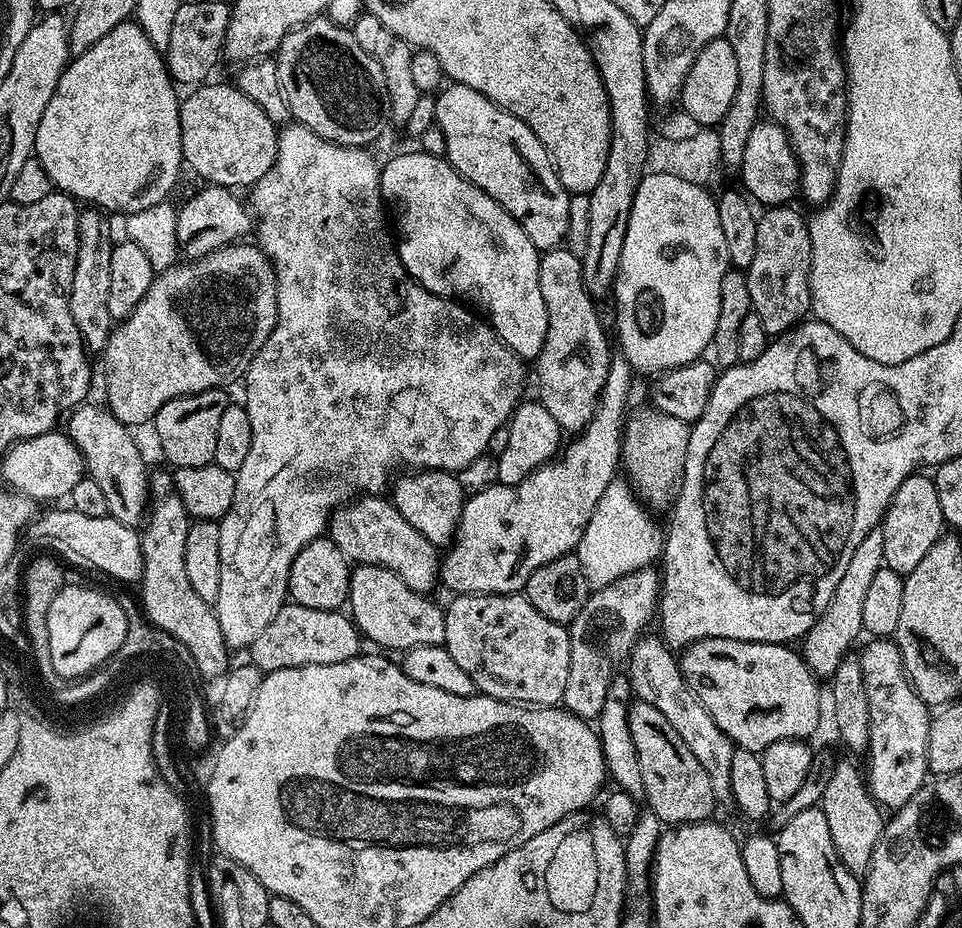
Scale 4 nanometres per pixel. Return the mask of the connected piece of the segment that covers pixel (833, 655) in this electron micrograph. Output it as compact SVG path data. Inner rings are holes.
M882 527L873 528L872 533L854 550L854 558L850 558L850 566L846 566L846 574L842 574L842 582L838 582L838 590L834 590L834 600L821 616L816 617L814 626L802 638L802 655L806 666L817 678L831 678L834 670L853 651L852 643L856 635L862 632L862 602L870 587L874 574L885 567L882 554ZM820 652L824 660L820 660Z

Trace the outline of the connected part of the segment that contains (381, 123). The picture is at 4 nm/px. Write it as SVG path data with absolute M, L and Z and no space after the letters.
M327 18L307 20L282 38L274 53L278 82L282 82L284 97L288 103L291 119L304 124L314 134L347 148L372 146L372 143L390 128L390 102L386 90L386 78L382 78L382 66L370 58L354 38L354 34L343 24Z

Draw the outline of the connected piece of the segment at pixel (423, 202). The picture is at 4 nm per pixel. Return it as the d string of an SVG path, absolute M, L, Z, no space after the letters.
M415 151L394 157L380 170L380 194L390 205L394 217L402 266L413 280L434 294L457 302L481 304L488 311L486 319L500 335L501 342L514 350L521 360L535 361L546 342L548 325L546 302L542 302L542 286L538 286L540 252L534 242L526 238L526 230L518 226L516 219L505 208L498 206L490 194L478 190L478 186L462 178L445 157Z

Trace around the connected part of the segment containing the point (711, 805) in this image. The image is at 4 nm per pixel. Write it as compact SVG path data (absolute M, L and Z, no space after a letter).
M636 700L628 709L630 734L634 738L634 750L638 750L638 766L642 769L642 786L647 811L659 818L661 825L696 824L707 820L718 807L710 778L702 770L702 762L682 742L674 726L650 702Z

